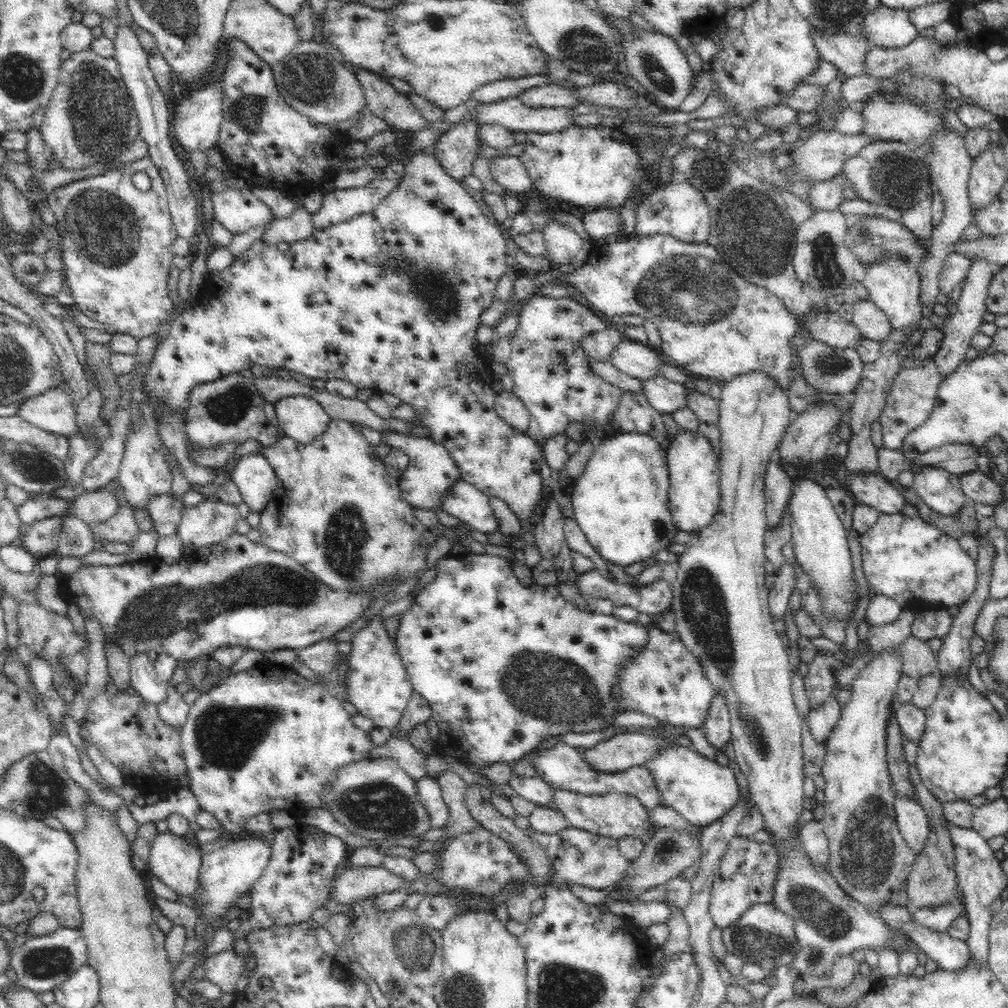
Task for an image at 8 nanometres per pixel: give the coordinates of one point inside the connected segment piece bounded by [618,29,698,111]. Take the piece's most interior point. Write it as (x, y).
(655, 60)

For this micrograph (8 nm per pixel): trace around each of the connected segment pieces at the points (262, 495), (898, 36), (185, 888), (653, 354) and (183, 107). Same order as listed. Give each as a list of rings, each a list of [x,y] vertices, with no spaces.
[[[262,453],[242,457],[231,472],[231,478],[251,512],[261,512],[266,508],[274,498],[279,481],[274,467]]]
[[[881,4],[864,16],[864,25],[865,38],[874,47],[900,48],[919,36],[905,10]]]
[[[170,832],[157,834],[152,844],[148,867],[159,880],[179,895],[193,897],[199,889],[203,854],[189,837]]]
[[[625,338],[616,346],[612,359],[614,367],[640,381],[660,376],[660,368],[668,363],[658,350]]]
[[[223,82],[206,83],[202,87],[192,90],[188,98],[184,98],[178,106],[172,124],[174,137],[187,152],[191,149],[208,151],[217,147],[221,124],[224,120],[224,87]]]

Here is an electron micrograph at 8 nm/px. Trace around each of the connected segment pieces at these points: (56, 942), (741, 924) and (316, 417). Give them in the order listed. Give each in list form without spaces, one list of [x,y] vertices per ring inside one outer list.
[[[65,927],[47,936],[28,937],[22,946],[14,948],[9,960],[17,974],[13,986],[28,988],[35,993],[52,991],[87,962],[87,944],[81,930]]]
[[[772,903],[753,904],[742,912],[739,920],[722,929],[722,940],[729,954],[772,970],[780,965],[788,965],[796,954],[796,938],[793,919],[778,911]]]
[[[287,396],[275,404],[281,434],[297,444],[308,446],[324,432],[331,418],[307,396]]]

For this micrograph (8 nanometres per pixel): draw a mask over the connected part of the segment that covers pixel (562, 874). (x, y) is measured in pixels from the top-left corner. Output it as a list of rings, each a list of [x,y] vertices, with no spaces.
[[[568,827],[568,830],[560,834],[552,835],[541,834],[530,829],[530,835],[538,845],[542,845],[542,849],[552,859],[554,869],[556,869],[553,879],[547,886],[559,884],[566,887],[566,882],[572,882],[605,891],[612,887],[616,888],[620,881],[629,877],[627,873],[632,868],[632,862],[619,854],[619,845],[614,838],[573,827]]]

